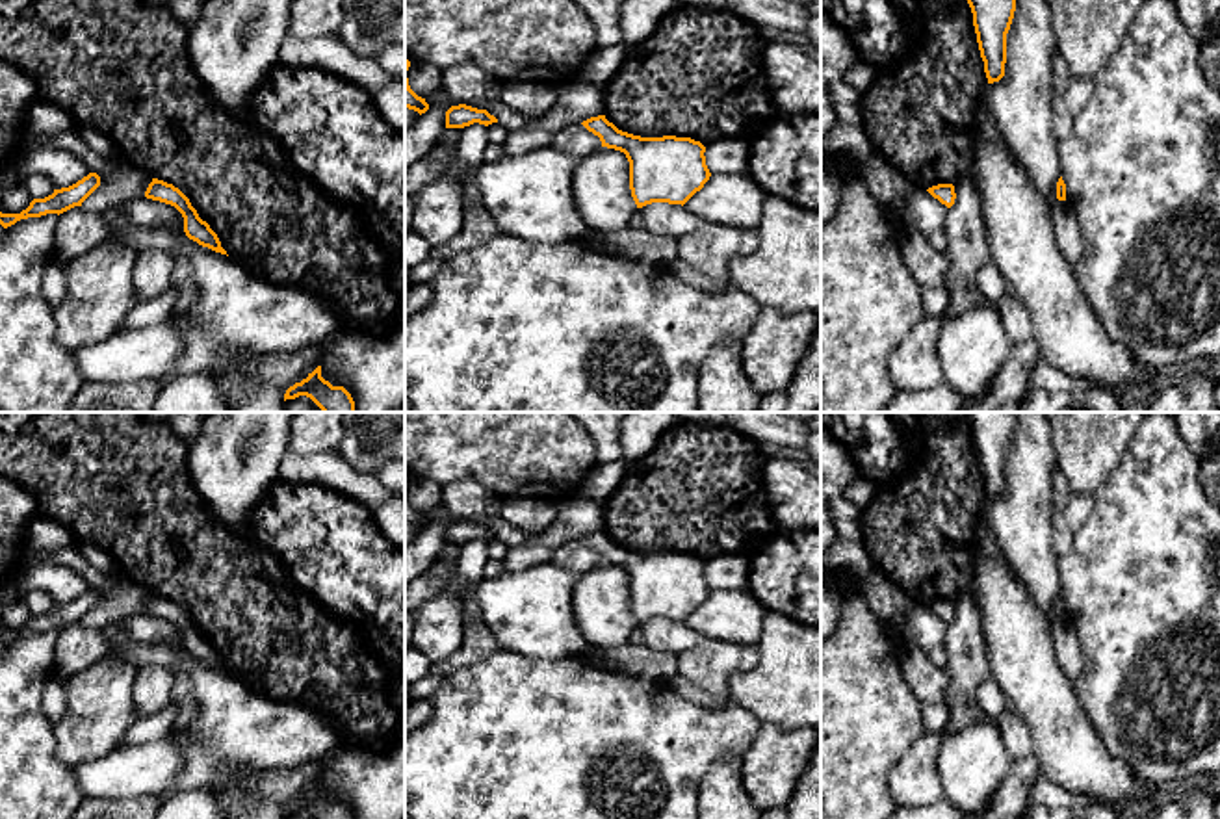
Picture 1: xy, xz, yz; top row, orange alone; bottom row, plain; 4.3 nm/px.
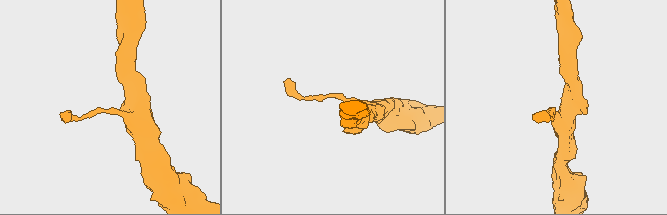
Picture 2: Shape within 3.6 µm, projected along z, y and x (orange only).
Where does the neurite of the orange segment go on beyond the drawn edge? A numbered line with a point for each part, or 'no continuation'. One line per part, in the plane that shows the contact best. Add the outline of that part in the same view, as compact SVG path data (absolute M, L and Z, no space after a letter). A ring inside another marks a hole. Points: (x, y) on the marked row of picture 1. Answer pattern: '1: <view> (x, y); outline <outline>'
no continuation

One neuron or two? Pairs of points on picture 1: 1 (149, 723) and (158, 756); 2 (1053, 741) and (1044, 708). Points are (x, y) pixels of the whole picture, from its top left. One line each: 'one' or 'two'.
1: two
2: one

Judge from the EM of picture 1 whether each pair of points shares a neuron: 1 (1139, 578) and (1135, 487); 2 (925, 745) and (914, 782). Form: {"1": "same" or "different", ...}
{"1": "same", "2": "same"}

